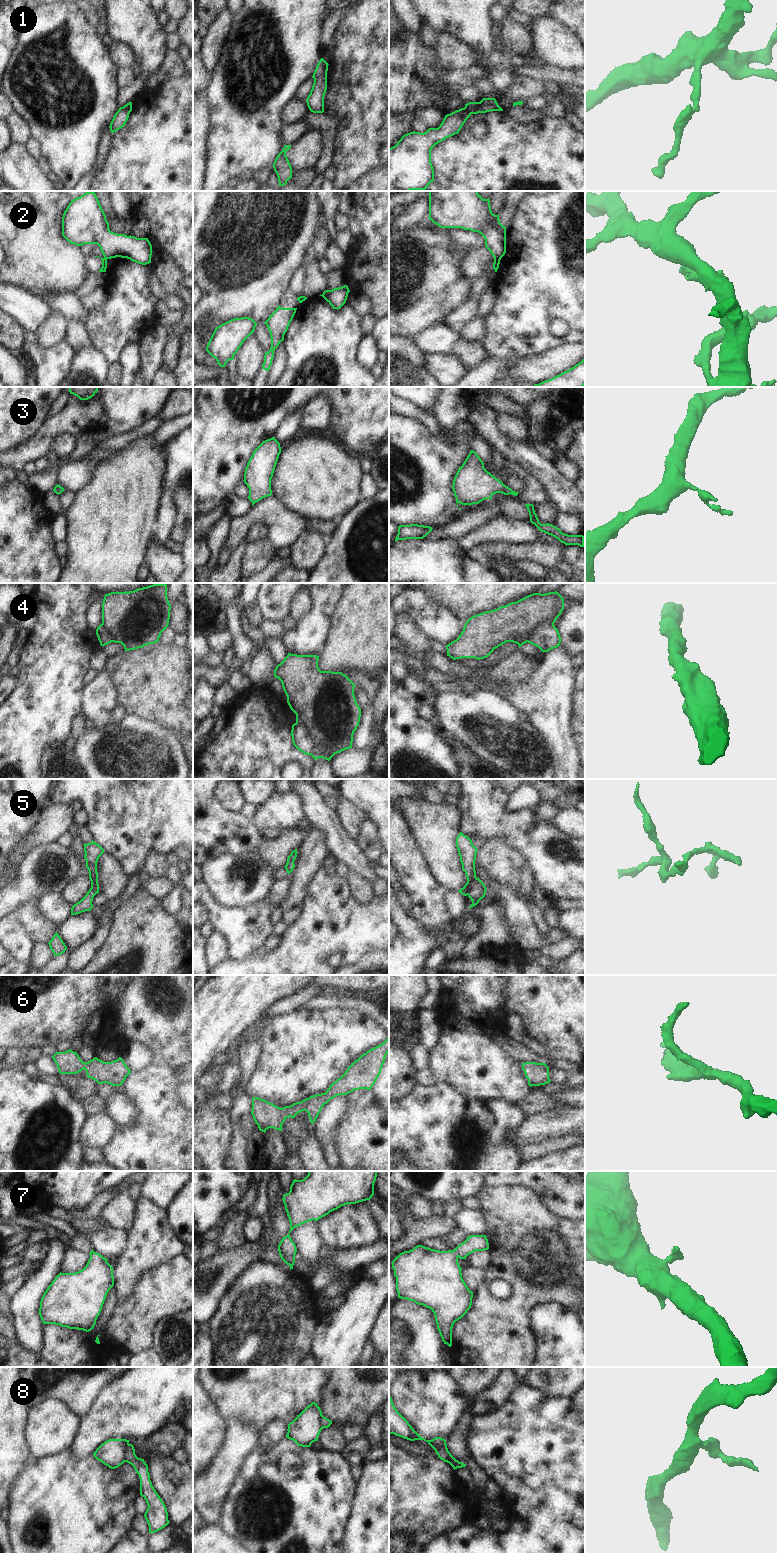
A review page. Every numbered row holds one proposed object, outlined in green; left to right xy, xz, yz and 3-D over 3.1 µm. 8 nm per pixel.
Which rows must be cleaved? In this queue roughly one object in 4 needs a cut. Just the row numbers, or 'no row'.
2, 4, 5, 8

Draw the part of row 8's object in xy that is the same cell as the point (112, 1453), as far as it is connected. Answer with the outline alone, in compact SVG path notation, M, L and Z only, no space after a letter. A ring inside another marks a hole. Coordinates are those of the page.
M109 1439L102 1443L93 1453L94 1457L111 1469L118 1468L126 1462L126 1448L129 1440Z

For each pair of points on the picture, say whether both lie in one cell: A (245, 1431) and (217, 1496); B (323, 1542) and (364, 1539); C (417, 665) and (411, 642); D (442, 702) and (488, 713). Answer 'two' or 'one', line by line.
A: one
B: two
C: one
D: one

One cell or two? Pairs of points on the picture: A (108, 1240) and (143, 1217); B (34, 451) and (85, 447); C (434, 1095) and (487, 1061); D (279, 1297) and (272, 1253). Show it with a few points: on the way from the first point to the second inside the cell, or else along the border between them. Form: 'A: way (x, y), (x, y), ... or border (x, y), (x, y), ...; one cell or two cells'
A: border (127, 1231), (127, 1245), (120, 1254); two cells
B: border (97, 430), (85, 430), (75, 438); two cells
C: border (438, 1081), (450, 1084), (458, 1092), (469, 1098); two cells
D: border (259, 1260), (276, 1265), (281, 1269), (289, 1270); two cells

